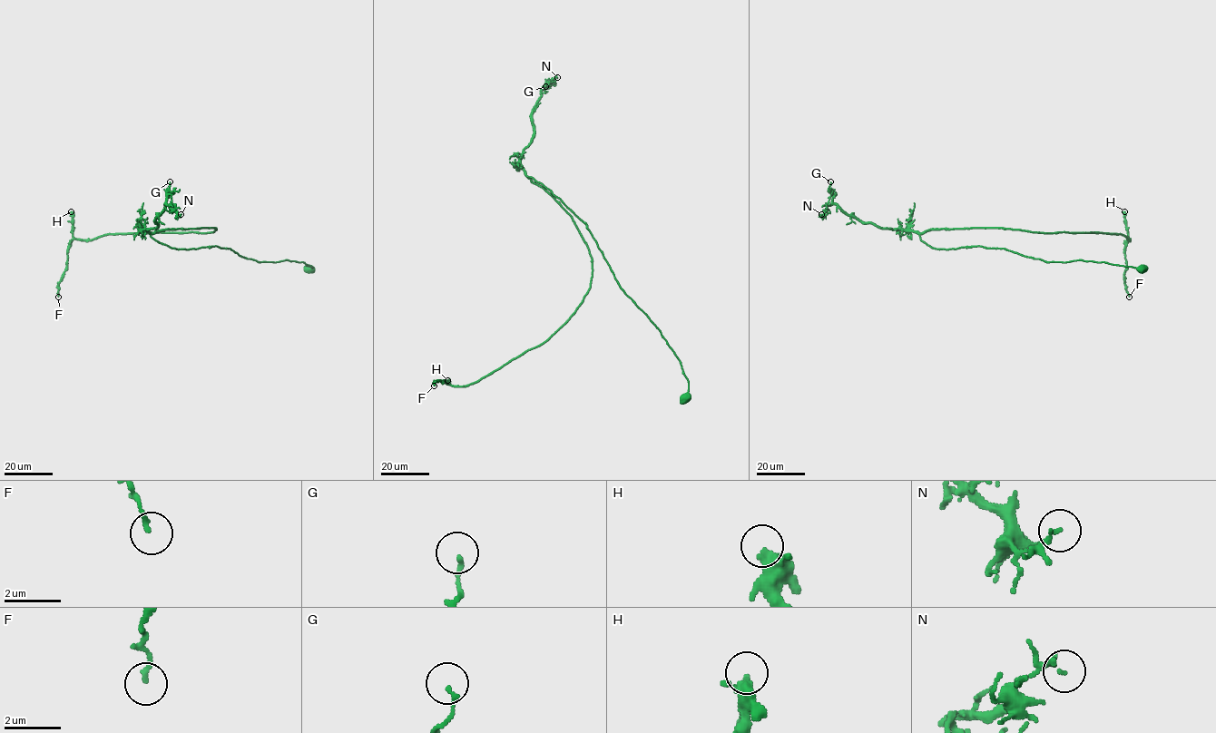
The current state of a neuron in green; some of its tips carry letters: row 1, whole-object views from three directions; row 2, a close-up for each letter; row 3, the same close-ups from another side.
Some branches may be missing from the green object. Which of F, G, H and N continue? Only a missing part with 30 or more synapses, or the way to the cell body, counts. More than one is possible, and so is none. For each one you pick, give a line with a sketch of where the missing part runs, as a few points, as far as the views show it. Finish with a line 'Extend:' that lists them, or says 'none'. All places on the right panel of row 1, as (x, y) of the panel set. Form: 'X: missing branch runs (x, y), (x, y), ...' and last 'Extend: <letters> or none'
Extend: none

